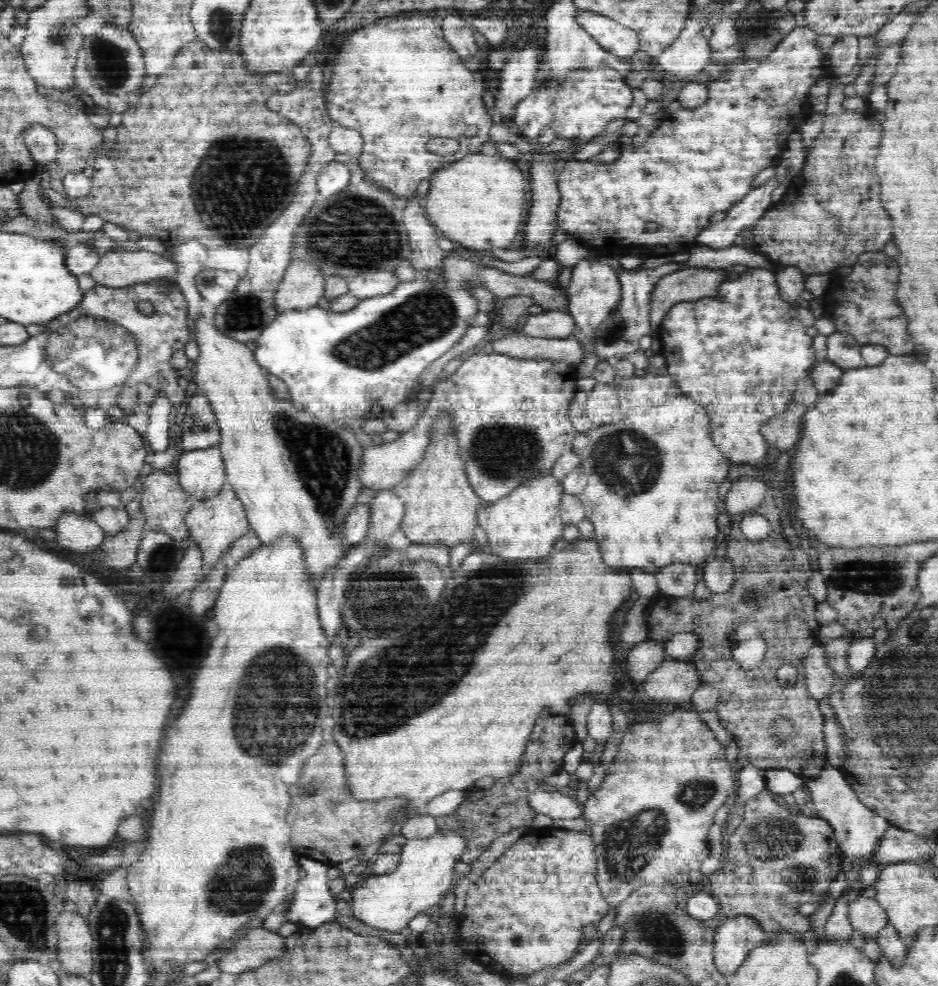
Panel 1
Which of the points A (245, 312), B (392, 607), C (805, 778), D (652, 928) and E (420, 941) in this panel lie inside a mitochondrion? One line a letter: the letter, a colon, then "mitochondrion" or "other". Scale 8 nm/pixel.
A: mitochondrion
B: mitochondrion
C: other
D: mitochondrion
E: other

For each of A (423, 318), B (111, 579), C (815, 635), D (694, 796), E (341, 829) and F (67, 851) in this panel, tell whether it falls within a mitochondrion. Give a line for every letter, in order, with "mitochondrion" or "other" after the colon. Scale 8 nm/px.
A: mitochondrion
B: other
C: other
D: mitochondrion
E: other
F: other

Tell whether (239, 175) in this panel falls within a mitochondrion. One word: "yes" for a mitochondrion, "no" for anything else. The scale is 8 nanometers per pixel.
yes

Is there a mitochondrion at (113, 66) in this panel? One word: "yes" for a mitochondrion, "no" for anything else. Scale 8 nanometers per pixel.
yes

